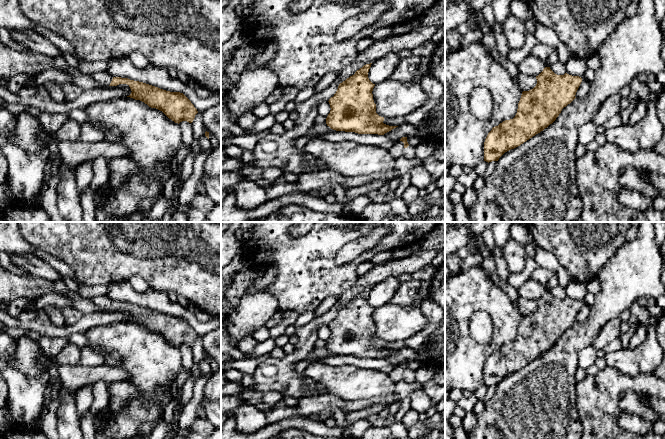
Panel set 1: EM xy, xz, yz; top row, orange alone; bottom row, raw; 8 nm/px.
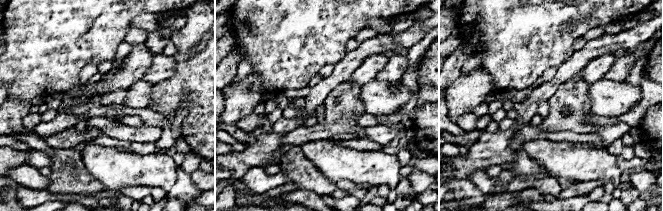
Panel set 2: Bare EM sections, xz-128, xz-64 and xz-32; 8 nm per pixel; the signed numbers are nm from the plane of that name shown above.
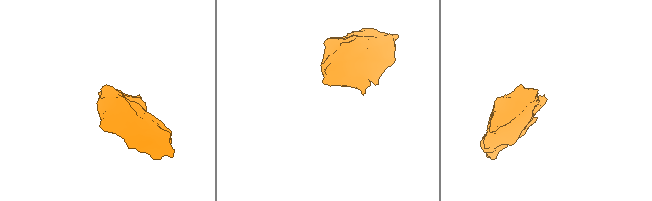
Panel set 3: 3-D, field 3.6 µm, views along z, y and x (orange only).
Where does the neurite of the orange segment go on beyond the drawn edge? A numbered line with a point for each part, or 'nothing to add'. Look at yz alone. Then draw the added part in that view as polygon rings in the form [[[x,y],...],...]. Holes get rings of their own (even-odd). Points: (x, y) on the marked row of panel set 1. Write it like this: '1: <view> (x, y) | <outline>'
nothing to add

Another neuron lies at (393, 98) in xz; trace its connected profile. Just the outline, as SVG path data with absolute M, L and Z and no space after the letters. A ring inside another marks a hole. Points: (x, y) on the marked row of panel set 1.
M384 80L372 91L376 113L381 117L405 117L421 108L428 97L421 84L412 81Z

